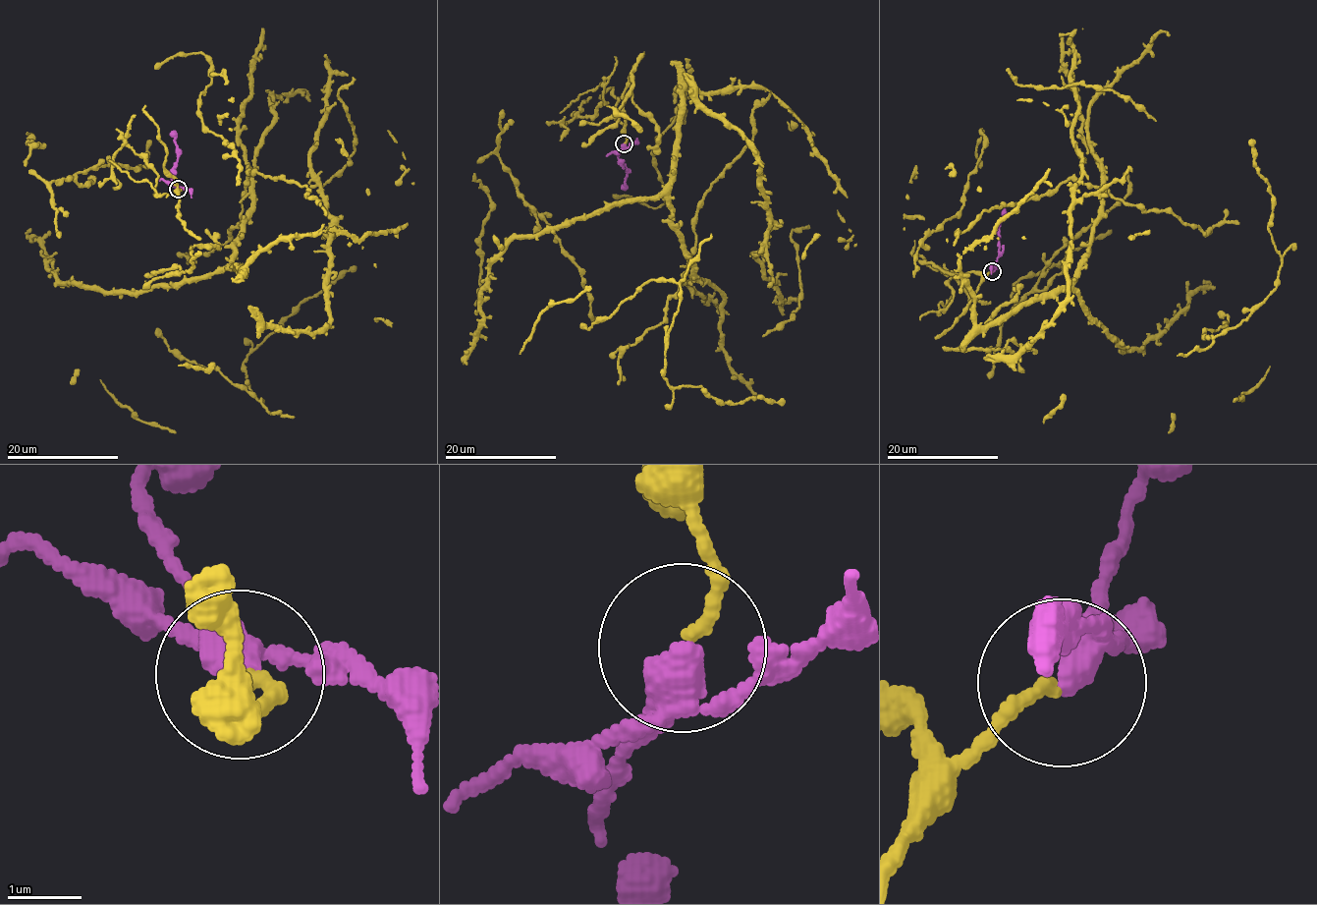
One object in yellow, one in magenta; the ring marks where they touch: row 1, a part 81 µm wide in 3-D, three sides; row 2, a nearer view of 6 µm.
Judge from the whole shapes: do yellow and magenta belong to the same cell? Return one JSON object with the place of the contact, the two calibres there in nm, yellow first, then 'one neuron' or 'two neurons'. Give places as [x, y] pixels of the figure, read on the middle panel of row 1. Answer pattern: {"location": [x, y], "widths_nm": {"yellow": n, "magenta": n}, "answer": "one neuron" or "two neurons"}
{"location": [624, 143], "widths_nm": {"yellow": 160, "magenta": 360}, "answer": "one neuron"}

